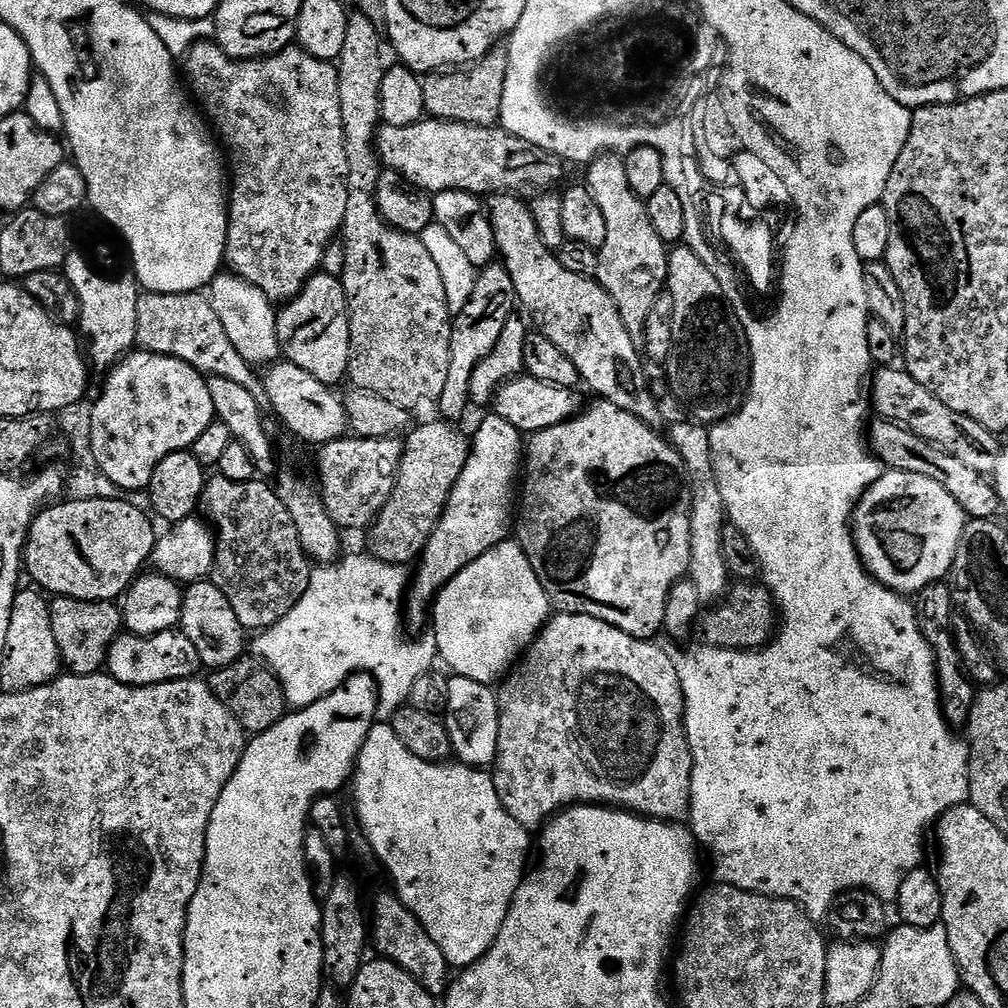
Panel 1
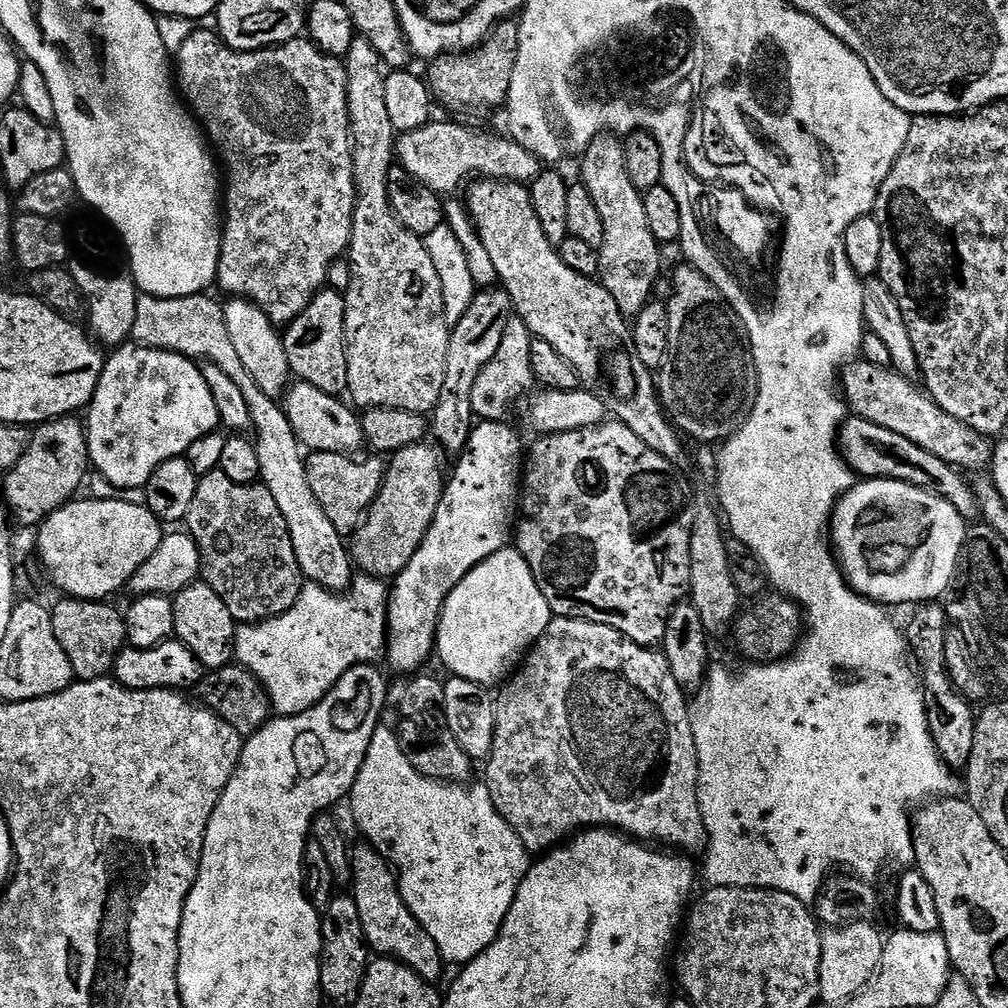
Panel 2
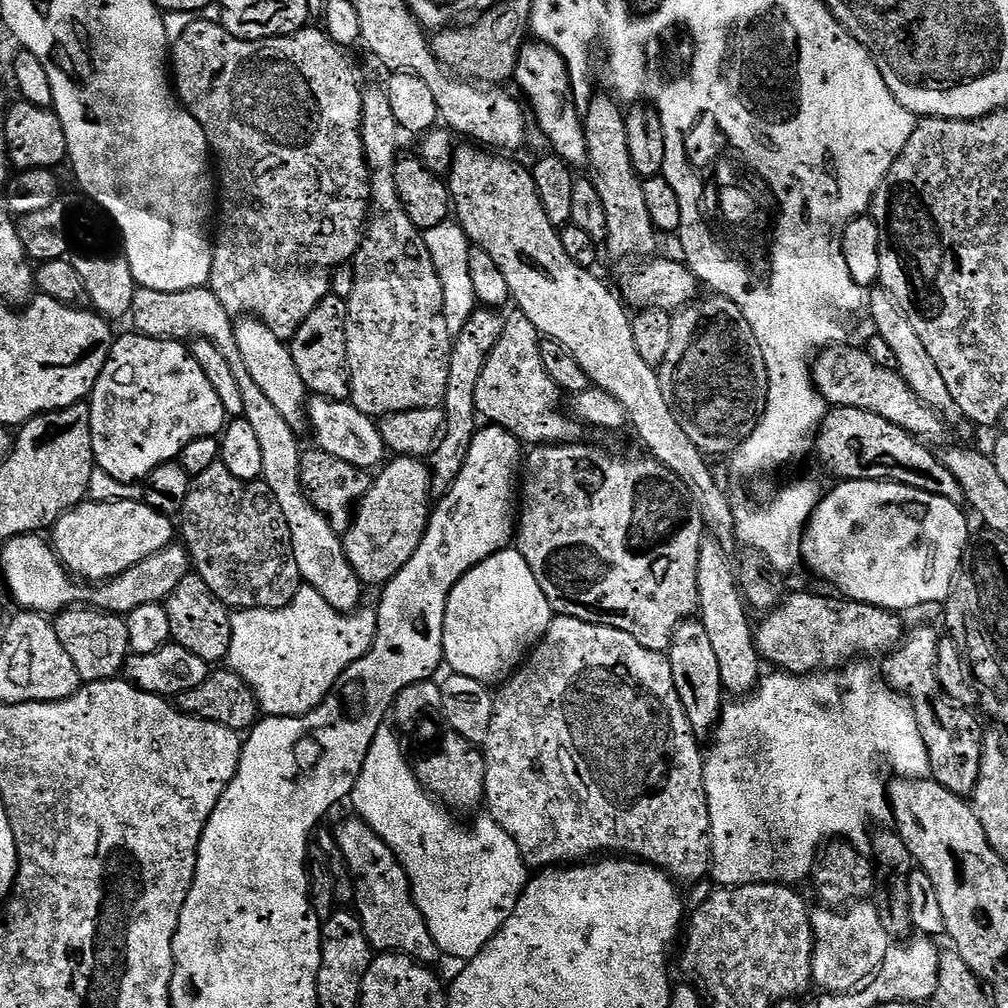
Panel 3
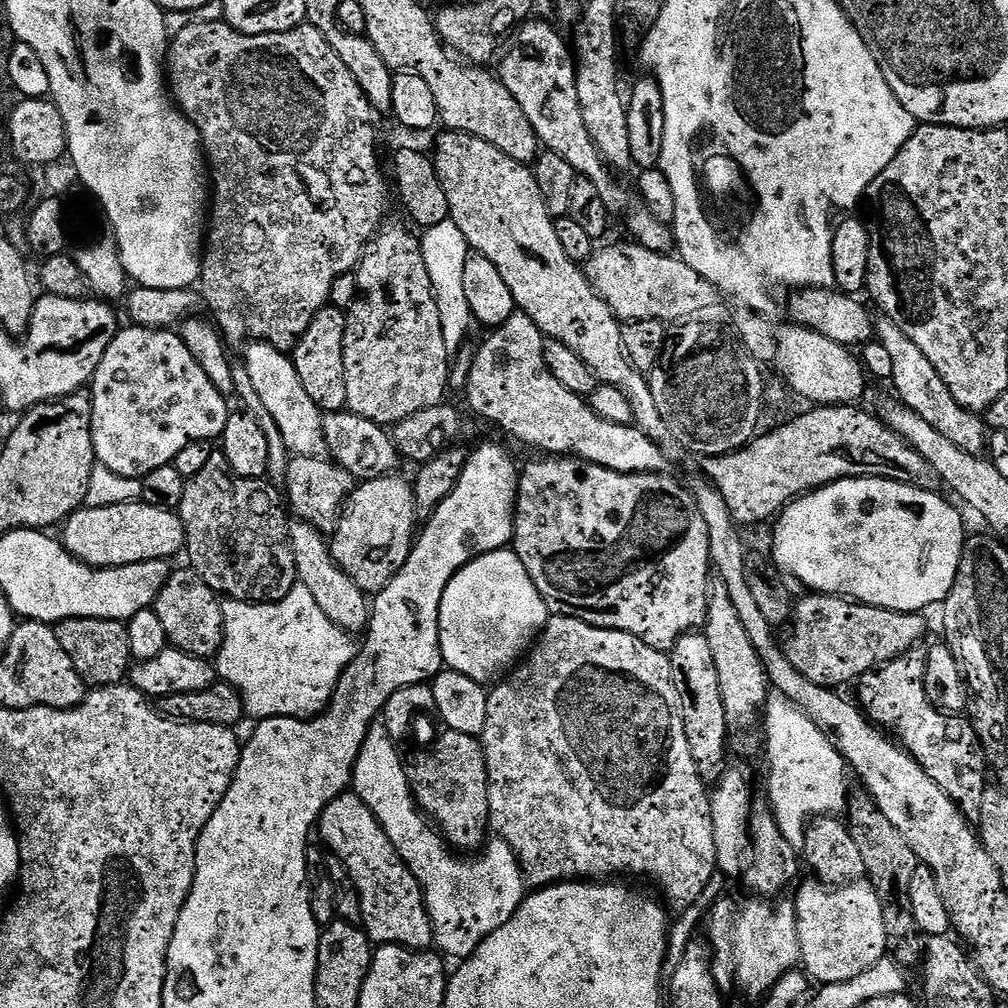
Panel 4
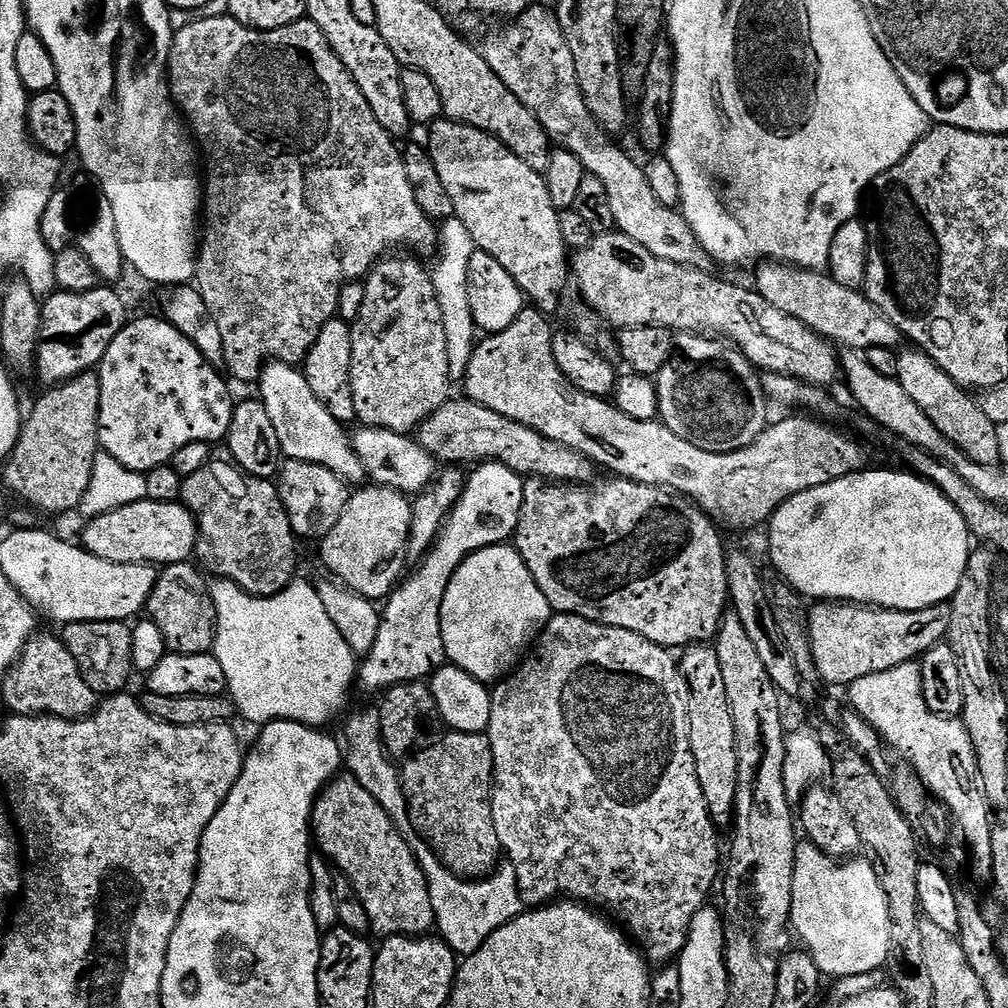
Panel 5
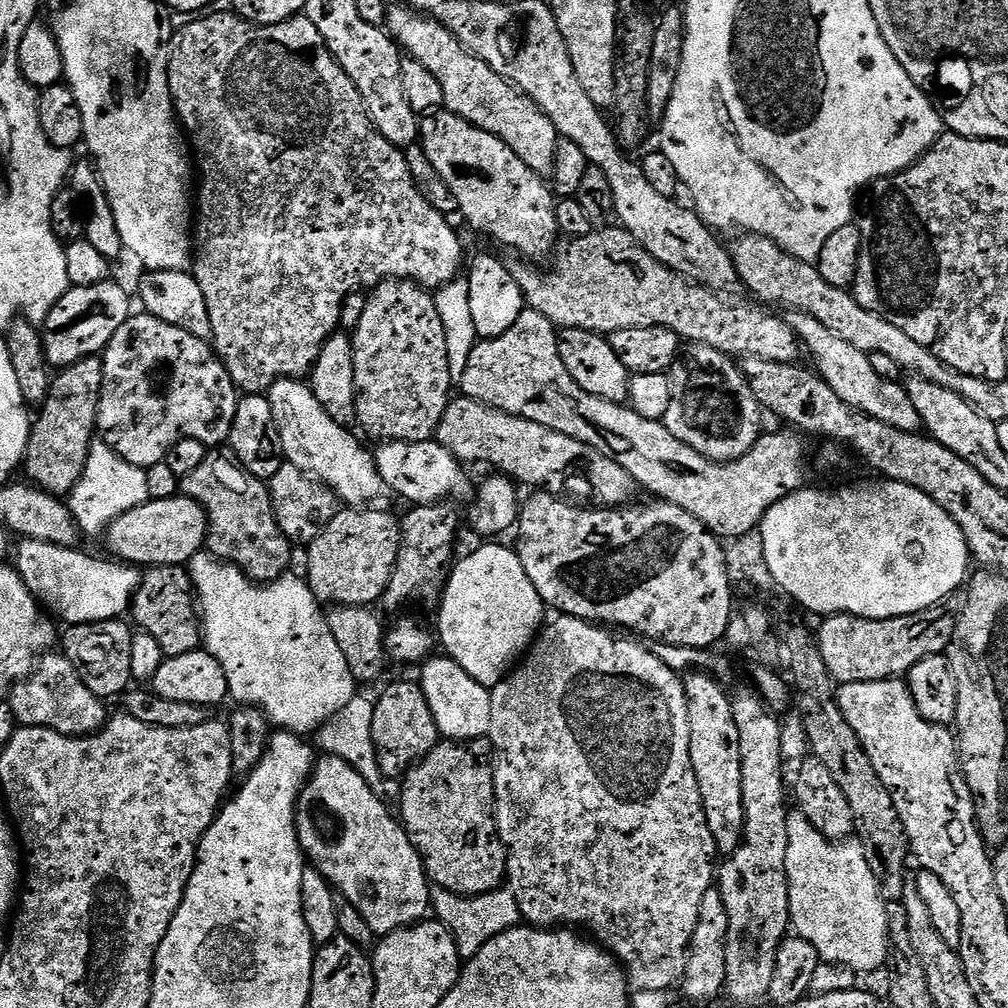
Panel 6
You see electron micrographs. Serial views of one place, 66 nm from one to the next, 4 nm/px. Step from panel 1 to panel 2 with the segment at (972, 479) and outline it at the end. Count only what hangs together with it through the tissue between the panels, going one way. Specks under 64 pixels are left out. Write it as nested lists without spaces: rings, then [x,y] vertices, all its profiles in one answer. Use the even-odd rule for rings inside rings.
[[[853,415],[844,421],[838,443],[843,458],[853,473],[877,480],[901,480],[919,488],[926,488],[953,504],[966,522],[975,521],[980,516],[980,503],[975,487],[969,481],[968,484],[964,481],[963,471],[930,454],[922,446],[910,442],[910,439],[888,430],[886,426],[875,425],[872,421]]]

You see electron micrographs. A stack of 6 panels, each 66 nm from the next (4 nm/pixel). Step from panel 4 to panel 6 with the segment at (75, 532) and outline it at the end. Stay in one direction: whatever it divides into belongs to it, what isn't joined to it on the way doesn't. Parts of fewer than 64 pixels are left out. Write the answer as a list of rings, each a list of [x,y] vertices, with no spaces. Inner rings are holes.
[[[183,494],[162,500],[149,499],[113,520],[106,529],[107,536],[111,555],[126,565],[184,566],[205,547],[208,516],[198,501]]]

